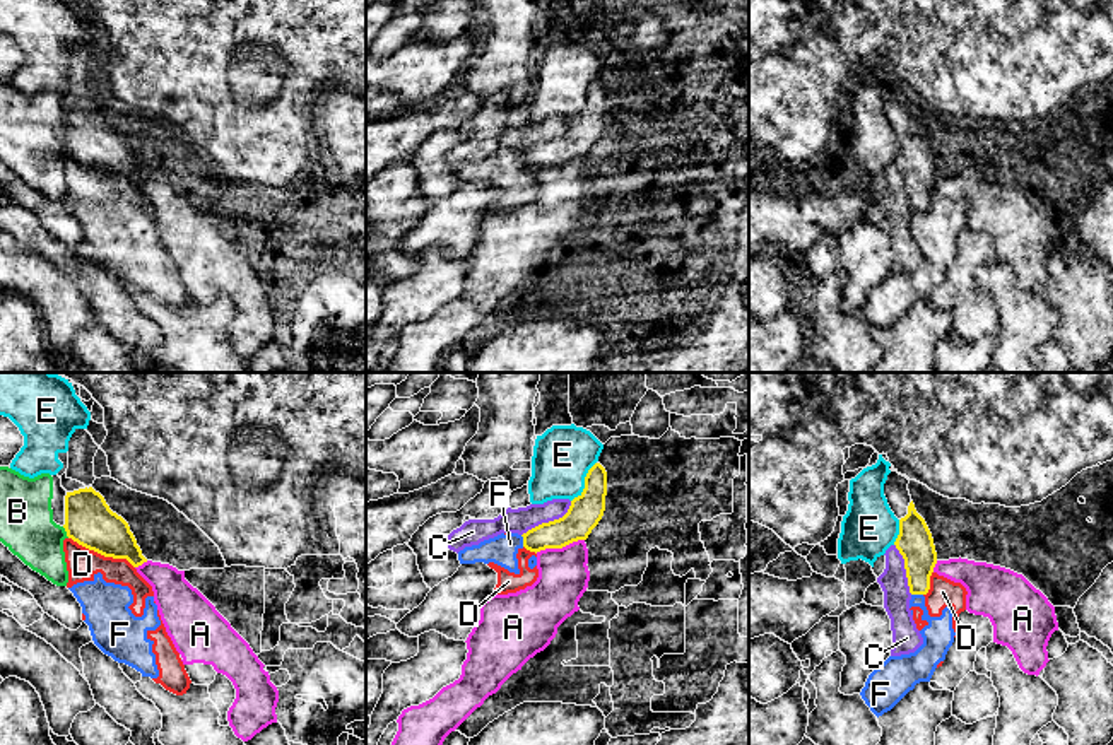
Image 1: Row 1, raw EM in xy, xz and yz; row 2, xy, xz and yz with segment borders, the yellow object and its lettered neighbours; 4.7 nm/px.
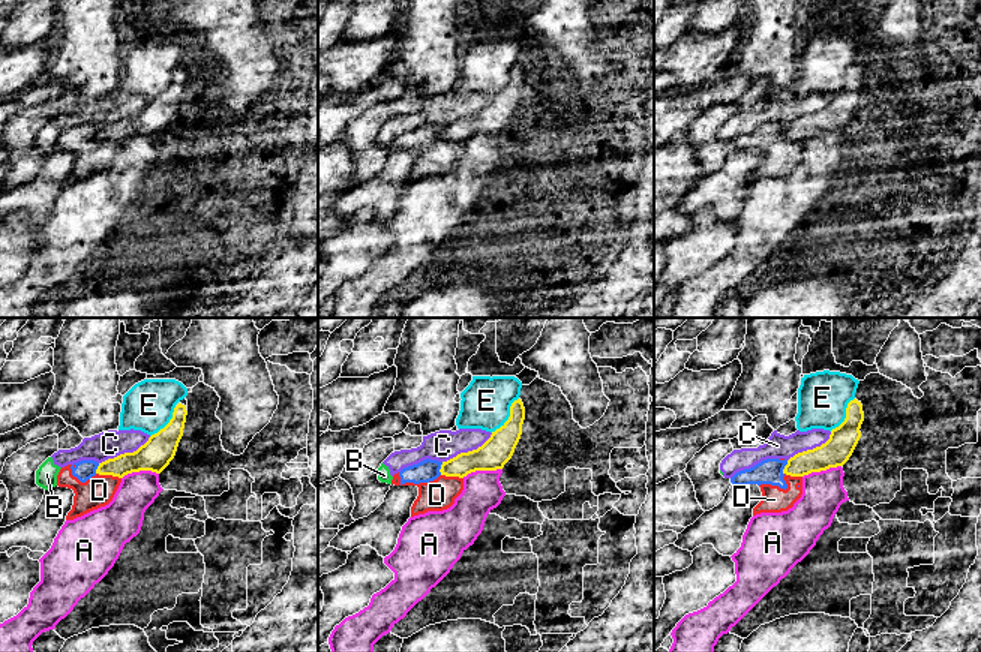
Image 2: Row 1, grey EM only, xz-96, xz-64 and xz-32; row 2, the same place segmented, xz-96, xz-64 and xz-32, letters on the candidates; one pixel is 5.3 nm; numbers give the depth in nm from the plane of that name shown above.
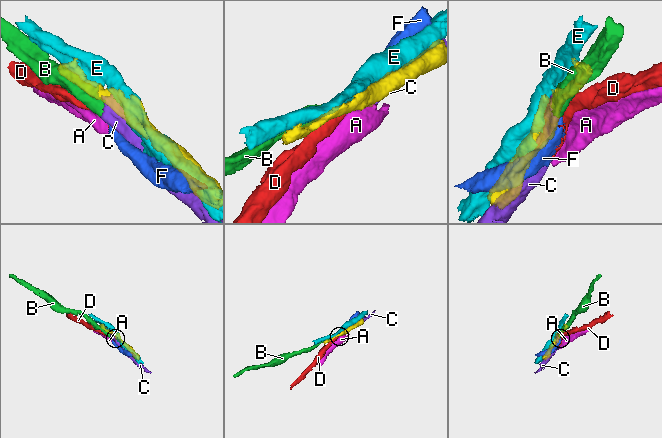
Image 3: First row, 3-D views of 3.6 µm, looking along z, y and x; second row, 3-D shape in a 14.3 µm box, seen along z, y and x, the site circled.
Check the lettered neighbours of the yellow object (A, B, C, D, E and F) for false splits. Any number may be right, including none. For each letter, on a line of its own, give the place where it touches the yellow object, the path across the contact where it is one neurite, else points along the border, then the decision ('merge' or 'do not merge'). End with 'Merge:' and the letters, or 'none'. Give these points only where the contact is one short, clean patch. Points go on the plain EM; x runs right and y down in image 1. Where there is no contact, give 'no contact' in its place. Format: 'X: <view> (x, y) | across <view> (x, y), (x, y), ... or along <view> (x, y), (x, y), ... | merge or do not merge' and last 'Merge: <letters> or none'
A: xz (559, 164) | do not merge
B: xy (65, 147) | do not merge
C: xz (549, 139) | do not merge
D: xy (101, 171) | do not merge
E: xz (585, 99) | do not merge
F: xz (524, 158) | along xz (520, 152), (524, 163) | do not merge
Merge: none

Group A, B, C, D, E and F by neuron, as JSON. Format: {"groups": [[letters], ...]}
{"groups": [["A"], ["B", "C"], ["D", "F"], ["E"]]}

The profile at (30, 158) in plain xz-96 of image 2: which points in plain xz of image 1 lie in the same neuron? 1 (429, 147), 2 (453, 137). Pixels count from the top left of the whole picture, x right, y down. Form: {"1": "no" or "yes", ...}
{"1": "yes", "2": "yes"}

